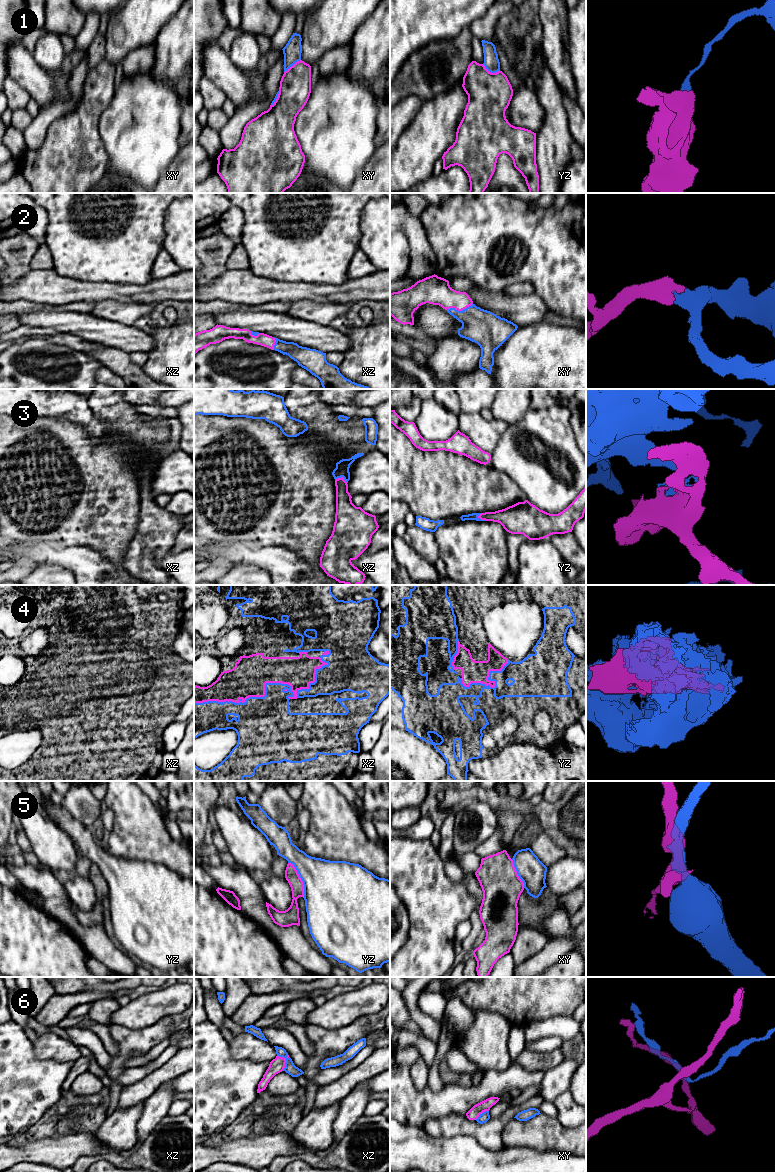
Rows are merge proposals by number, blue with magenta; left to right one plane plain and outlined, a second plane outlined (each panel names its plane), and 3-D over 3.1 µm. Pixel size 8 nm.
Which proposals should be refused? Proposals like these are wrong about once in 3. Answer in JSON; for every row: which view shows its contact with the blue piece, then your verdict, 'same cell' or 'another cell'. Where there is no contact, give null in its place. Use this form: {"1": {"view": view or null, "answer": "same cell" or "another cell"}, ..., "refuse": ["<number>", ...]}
{"1": {"view": "yz", "answer": "another cell"}, "2": {"view": "xy", "answer": "same cell"}, "3": {"view": "xz", "answer": "same cell"}, "4": {"view": "xz", "answer": "same cell"}, "5": {"view": "yz", "answer": "another cell"}, "6": {"view": "xz", "answer": "another cell"}, "refuse": ["1", "5", "6"]}

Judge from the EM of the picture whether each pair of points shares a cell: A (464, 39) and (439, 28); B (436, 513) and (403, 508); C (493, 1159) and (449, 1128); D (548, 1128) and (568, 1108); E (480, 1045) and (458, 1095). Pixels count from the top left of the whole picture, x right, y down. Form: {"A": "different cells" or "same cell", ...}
{"A": "different cells", "B": "different cells", "C": "different cells", "D": "different cells", "E": "different cells"}

